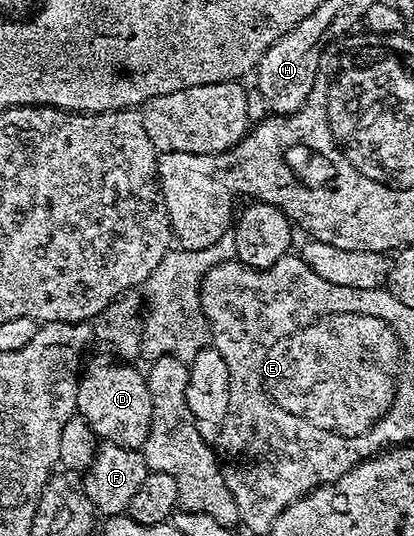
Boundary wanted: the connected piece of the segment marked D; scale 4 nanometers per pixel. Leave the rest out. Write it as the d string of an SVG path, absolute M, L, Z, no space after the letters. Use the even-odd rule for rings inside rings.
M96 357L83 366L79 374L80 386L76 396L76 413L88 424L101 442L143 450L146 435L150 435L150 391L143 372L130 369L129 364L115 365L108 357Z

